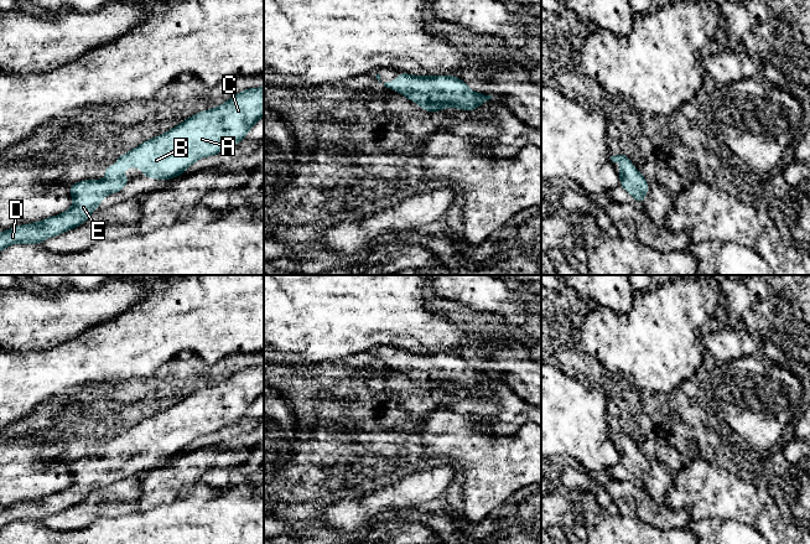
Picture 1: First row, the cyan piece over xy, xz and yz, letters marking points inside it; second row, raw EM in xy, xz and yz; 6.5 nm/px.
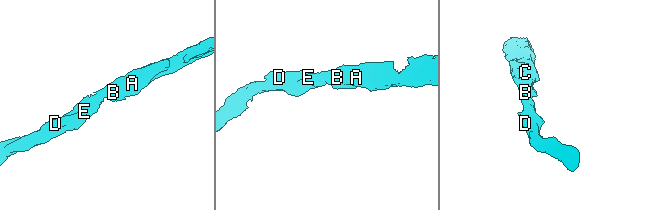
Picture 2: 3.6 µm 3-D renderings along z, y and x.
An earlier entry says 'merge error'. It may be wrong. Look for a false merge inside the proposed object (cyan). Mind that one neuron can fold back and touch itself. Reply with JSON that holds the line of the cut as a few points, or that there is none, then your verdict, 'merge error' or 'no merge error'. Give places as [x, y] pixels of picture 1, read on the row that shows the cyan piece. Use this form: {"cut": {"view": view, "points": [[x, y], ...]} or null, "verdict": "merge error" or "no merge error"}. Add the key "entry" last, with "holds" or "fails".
{"cut": null, "verdict": "no merge error", "entry": "fails"}

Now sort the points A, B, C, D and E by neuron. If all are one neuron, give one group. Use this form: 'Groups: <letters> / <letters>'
Groups: A B C D E

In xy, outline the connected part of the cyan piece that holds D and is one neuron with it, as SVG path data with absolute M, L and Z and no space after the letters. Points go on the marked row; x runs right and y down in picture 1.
M264 87L242 90L217 108L196 113L116 157L115 166L102 167L108 175L105 180L71 185L69 195L74 202L68 211L0 232L0 252L15 243L40 244L83 224L105 196L121 192L131 180L121 173L125 167L141 167L145 177L157 180L183 176L199 159L218 155L223 149L243 141L263 115Z

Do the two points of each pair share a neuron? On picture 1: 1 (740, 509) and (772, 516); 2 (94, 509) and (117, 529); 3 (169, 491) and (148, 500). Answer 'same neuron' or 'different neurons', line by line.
1: same neuron
2: different neurons
3: same neuron

